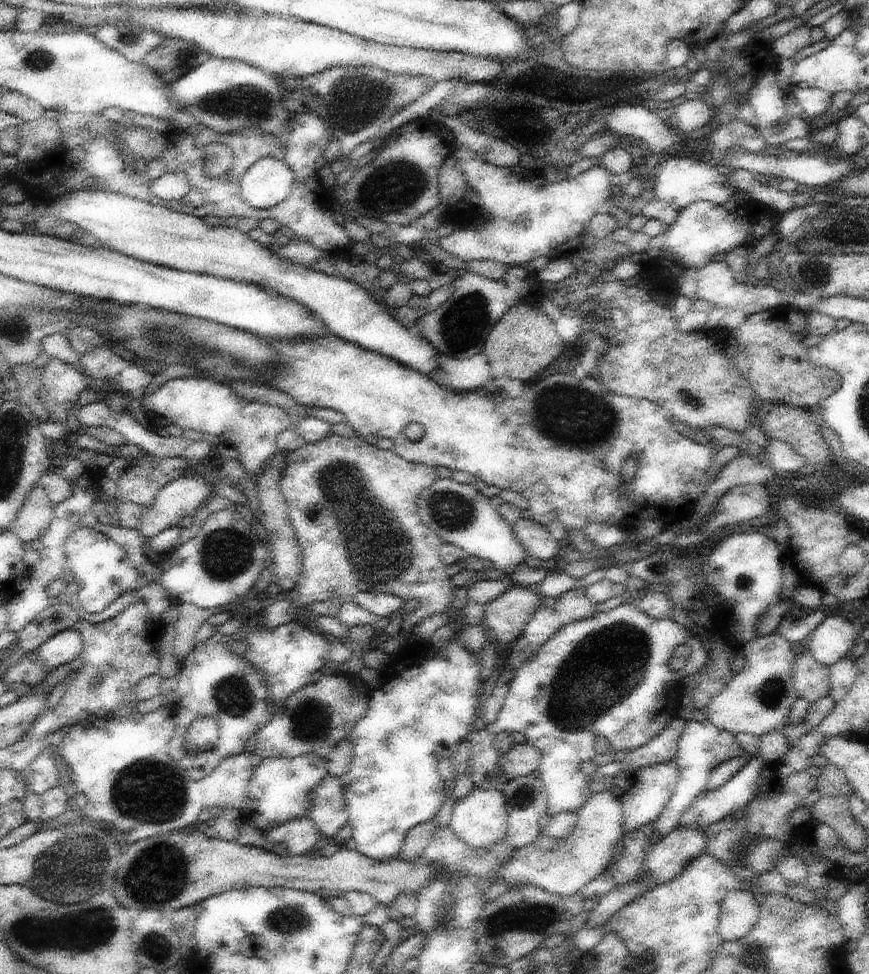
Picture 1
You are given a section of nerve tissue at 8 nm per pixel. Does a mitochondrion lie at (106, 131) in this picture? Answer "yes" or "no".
no

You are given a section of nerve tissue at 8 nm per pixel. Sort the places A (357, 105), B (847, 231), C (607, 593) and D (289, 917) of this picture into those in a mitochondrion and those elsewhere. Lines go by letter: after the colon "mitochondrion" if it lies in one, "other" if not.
A: mitochondrion
B: mitochondrion
C: other
D: mitochondrion

